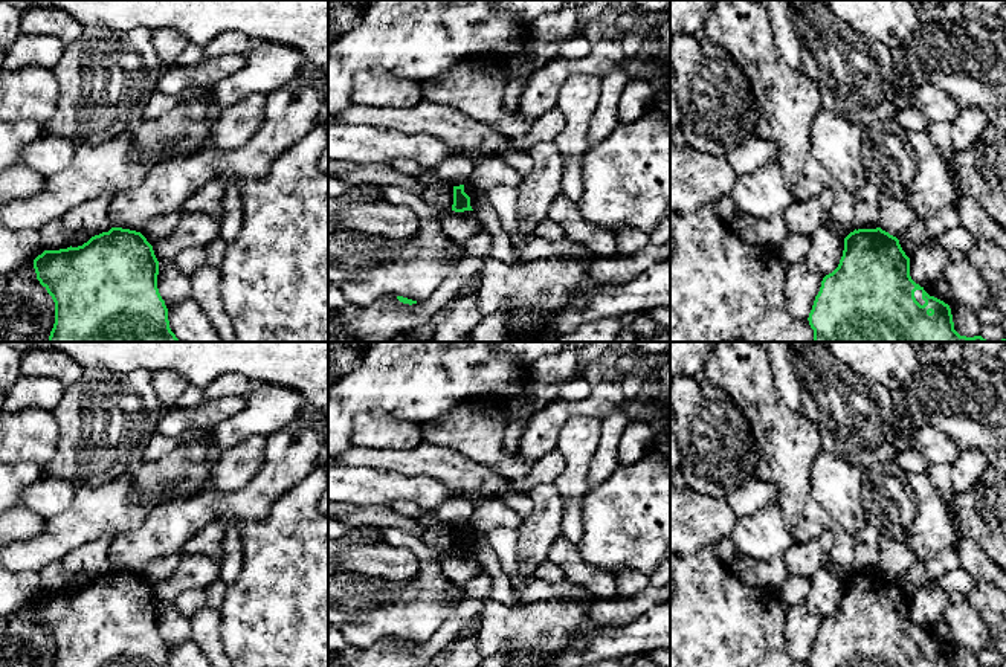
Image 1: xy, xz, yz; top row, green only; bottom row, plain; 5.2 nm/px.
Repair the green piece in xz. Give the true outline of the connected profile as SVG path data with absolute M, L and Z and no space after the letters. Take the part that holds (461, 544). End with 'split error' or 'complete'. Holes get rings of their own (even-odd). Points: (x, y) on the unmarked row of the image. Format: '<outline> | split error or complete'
M464 527L453 528L452 553L455 554L473 553L470 548L470 539L464 534Z | complete

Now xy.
M111 569L82 588L44 592L34 611L55 644L53 667L169 667L157 630L159 603L140 574Z | complete

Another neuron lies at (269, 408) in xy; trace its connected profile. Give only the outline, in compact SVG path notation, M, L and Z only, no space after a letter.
M261 383L246 395L243 411L212 427L215 444L221 452L253 437L269 437L287 426L305 408L304 397L279 385Z

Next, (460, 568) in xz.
M449 551L435 554L435 560L441 572L461 589L484 571L475 553L455 554Z

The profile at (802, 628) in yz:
M804 603L786 606L785 638L794 659L801 662L809 659L821 623L823 620L812 615Z

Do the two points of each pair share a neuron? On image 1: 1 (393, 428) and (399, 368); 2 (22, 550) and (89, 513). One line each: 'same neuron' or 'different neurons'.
1: different neurons
2: same neuron

